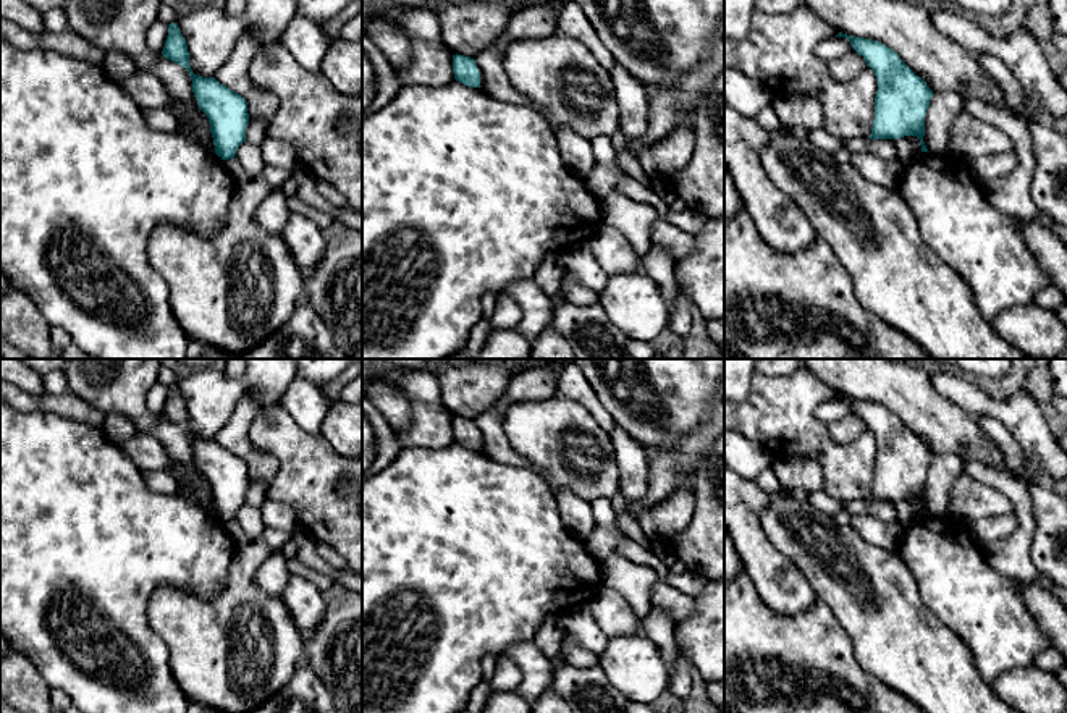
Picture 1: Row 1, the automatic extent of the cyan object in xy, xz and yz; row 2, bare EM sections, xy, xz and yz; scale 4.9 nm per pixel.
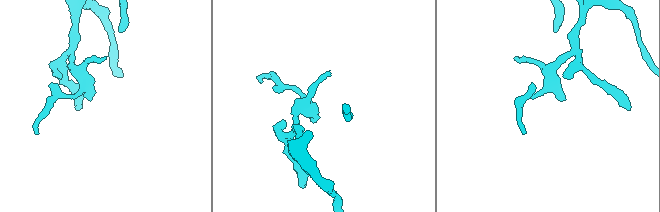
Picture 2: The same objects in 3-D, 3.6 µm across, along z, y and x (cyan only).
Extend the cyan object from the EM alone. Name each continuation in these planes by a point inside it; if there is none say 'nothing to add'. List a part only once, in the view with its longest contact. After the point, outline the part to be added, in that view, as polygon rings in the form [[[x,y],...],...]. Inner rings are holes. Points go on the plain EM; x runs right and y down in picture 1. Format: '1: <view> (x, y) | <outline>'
nothing to add

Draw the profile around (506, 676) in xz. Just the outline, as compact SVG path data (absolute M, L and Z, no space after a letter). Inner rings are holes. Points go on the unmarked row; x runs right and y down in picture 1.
M500 656L491 679L493 690L514 690L521 682L522 674L516 663L506 656Z

